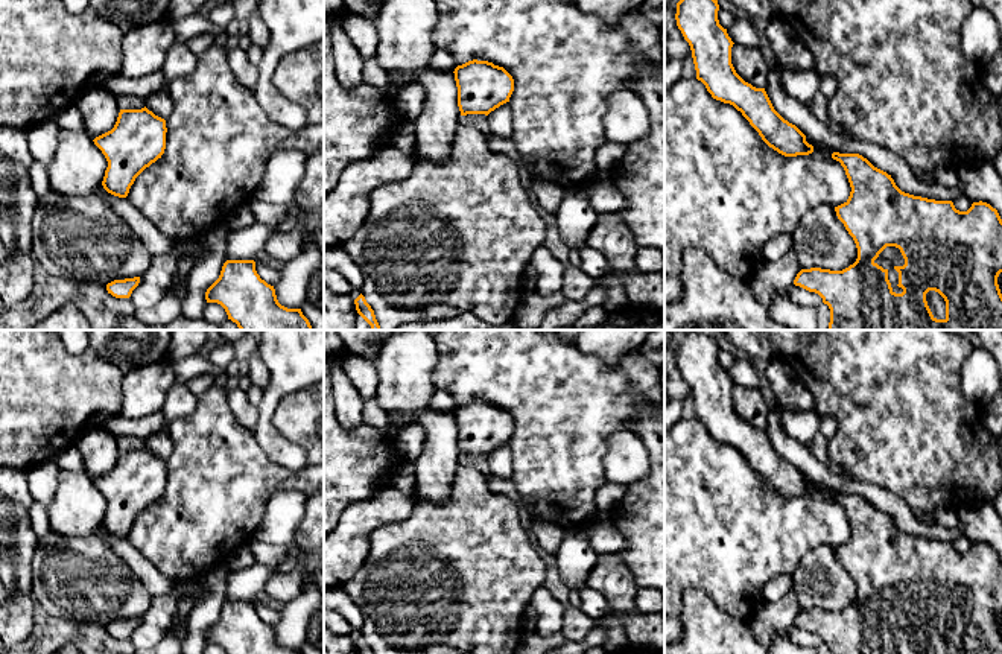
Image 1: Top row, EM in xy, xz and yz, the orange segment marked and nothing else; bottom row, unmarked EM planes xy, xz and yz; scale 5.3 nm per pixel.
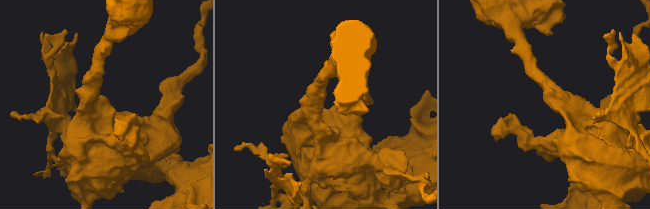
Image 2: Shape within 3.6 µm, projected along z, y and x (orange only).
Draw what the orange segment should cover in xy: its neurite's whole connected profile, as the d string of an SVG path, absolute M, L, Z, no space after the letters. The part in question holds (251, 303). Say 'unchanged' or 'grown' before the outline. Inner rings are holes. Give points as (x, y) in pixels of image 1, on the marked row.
unchanged; M227 260L205 300L220 304L240 330L313 330L301 309L278 303L274 286L260 278L254 260Z

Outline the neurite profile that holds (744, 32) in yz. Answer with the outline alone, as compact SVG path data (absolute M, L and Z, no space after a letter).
M736 17L727 33L734 44L745 47L759 47L759 29L748 17Z

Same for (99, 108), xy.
M87 87L75 105L82 114L85 132L93 140L111 131L120 113L116 96L103 87Z

